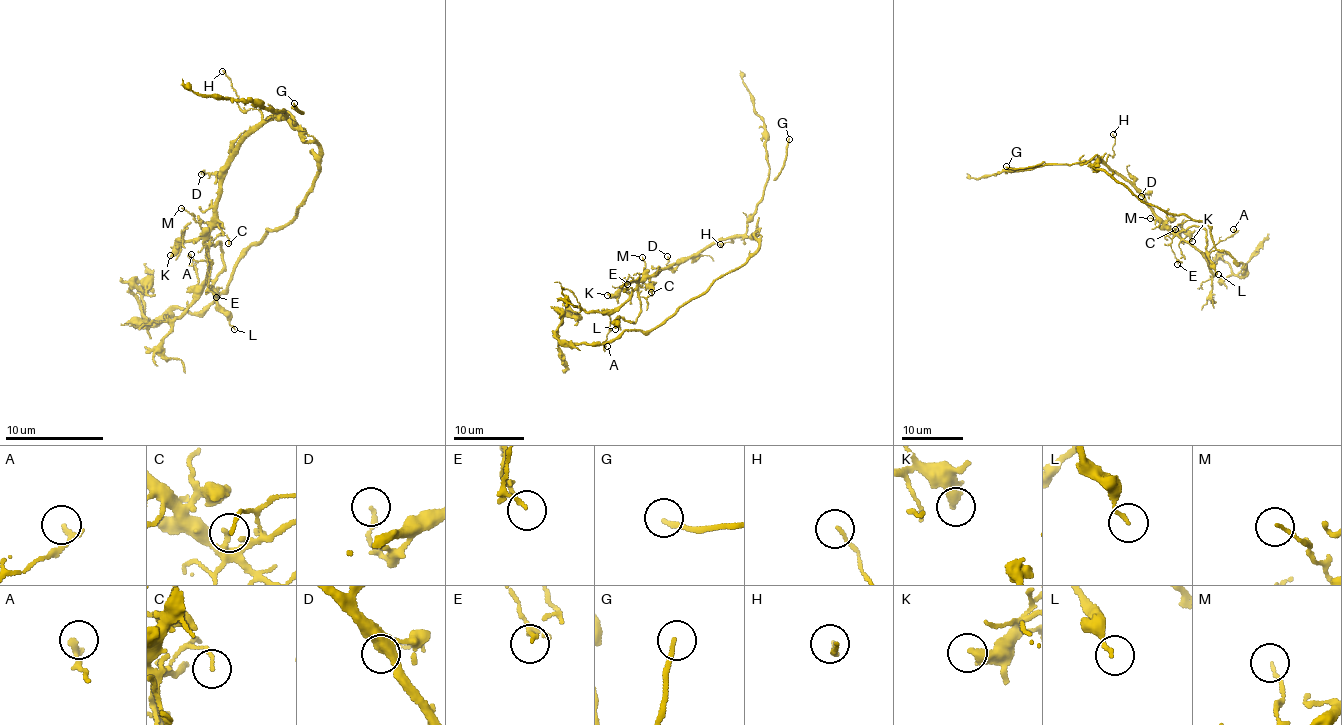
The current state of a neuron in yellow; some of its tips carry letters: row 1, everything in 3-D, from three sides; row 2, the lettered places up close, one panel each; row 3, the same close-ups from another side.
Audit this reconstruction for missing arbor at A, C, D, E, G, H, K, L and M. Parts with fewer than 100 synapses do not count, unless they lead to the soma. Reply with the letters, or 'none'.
G

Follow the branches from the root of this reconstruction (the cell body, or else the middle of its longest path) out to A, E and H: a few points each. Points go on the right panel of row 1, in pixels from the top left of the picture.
A: (1136, 195), (1208, 227), (1217, 249), (1209, 253), (1203, 228), (1190, 226), (1179, 234), (1201, 252), (1233, 229)
E: (1136, 195), (1208, 227), (1217, 249), (1209, 253), (1206, 231), (1190, 226), (1179, 234), (1183, 256), (1177, 264)
H: (1136, 195), (1103, 171), (1095, 169), (1098, 159), (1104, 161), (1108, 154), (1113, 153), (1113, 134)

